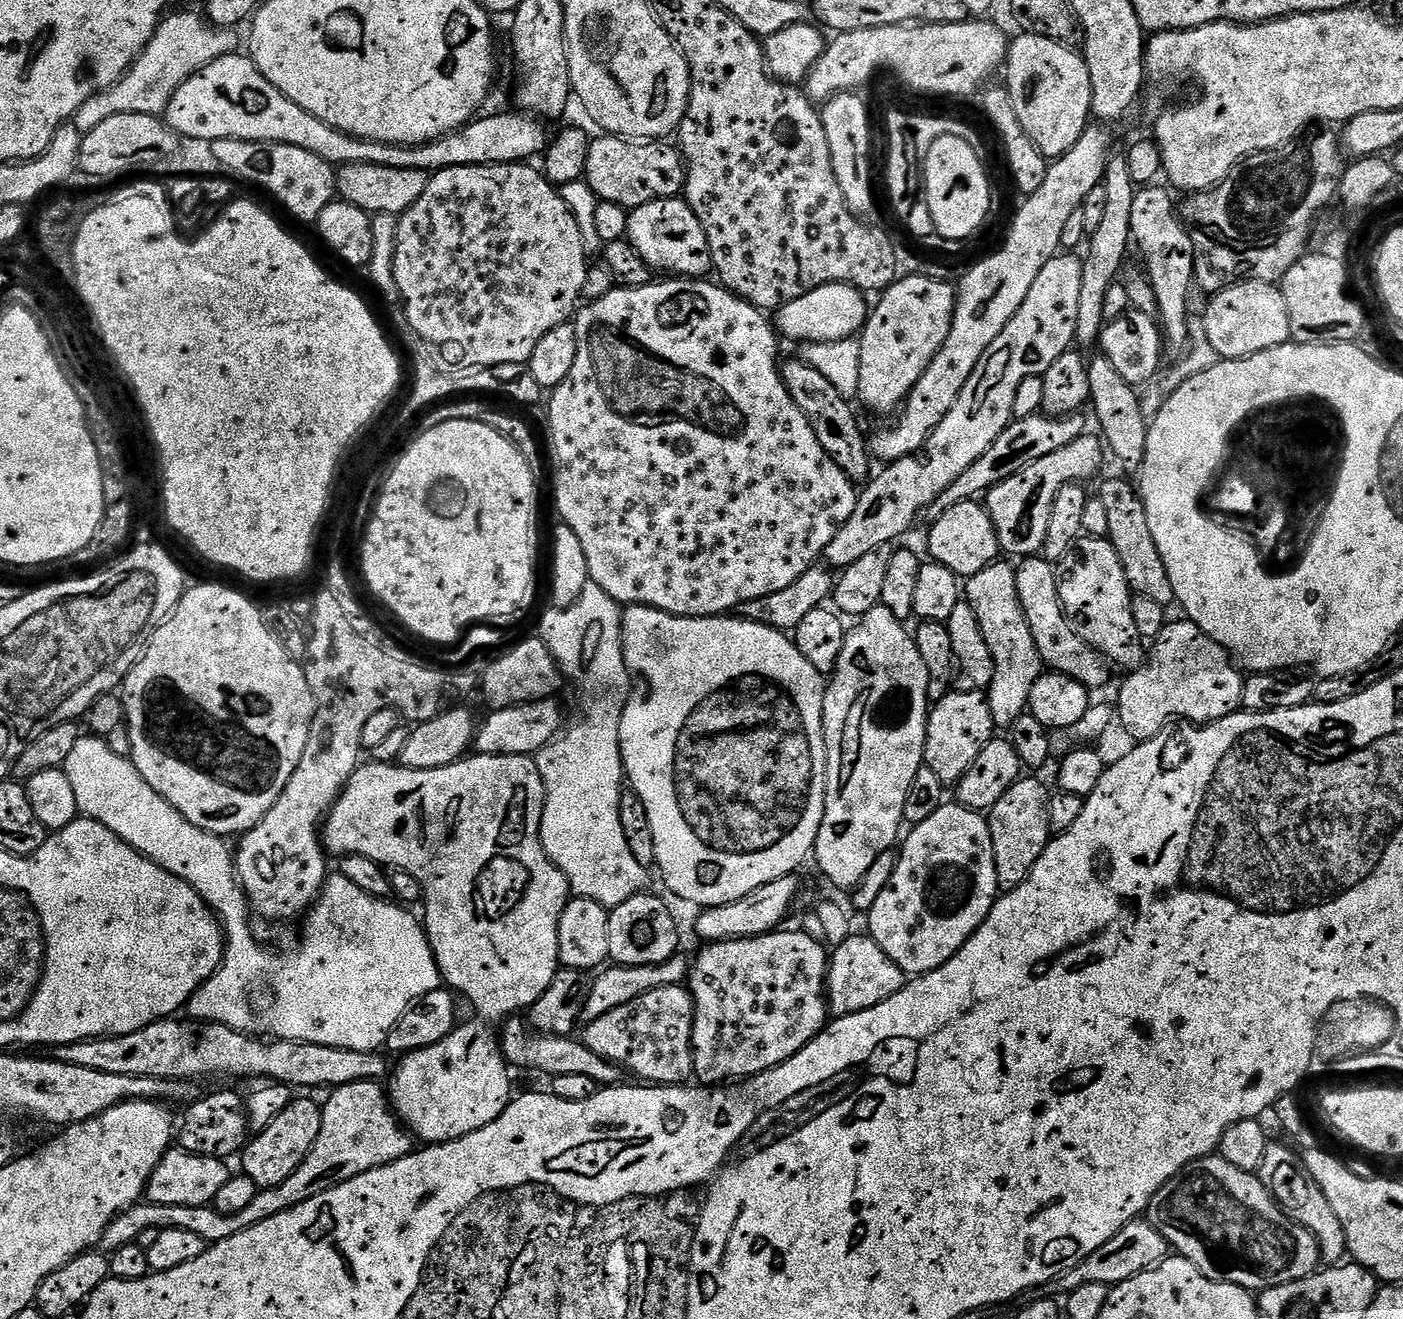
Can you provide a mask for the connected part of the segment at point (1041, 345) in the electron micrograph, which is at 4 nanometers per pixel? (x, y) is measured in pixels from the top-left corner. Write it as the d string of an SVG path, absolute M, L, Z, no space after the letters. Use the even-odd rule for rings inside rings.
M1057 254L1042 266L1042 270L1038 270L1038 278L1034 278L1026 302L1022 302L1018 314L1006 322L1006 330L990 342L982 362L978 362L974 374L970 374L966 386L962 386L958 402L954 402L950 414L946 414L946 418L942 418L940 425L928 435L928 442L922 449L922 456L928 460L909 458L885 463L881 467L884 469L881 472L879 469L863 485L856 498L854 514L846 518L834 542L830 542L824 551L823 559L829 560L827 563L833 569L848 568L858 562L862 554L887 548L893 543L891 540L906 535L915 526L916 519L921 519L924 509L936 501L938 494L942 494L950 482L974 466L974 462L994 446L994 438L998 438L998 434L1002 434L1014 419L1014 394L1018 394L1018 386L1022 386L1026 378L1043 376L1063 352L1073 347L1083 265L1079 255Z

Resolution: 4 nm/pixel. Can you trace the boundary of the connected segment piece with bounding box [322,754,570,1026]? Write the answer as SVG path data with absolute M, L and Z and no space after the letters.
M468 754L454 764L430 770L406 768L396 764L364 762L357 767L356 773L348 779L344 791L340 793L335 804L325 815L322 825L322 843L333 857L336 855L336 858L343 858L349 854L362 854L366 858L378 862L385 869L401 868L406 870L406 874L414 874L414 878L418 878L424 891L422 897L424 933L427 934L432 947L441 981L457 993L464 992L465 998L472 1003L473 1010L486 1023L500 1026L505 1020L523 1013L531 1008L534 1002L538 1002L538 998L542 998L542 994L546 994L546 986L550 986L550 982L554 982L556 973L561 969L558 958L558 922L562 918L562 910L568 905L570 889L562 870L557 864L552 863L540 841L543 813L544 783L542 782L542 774L538 770L535 759L530 756Z

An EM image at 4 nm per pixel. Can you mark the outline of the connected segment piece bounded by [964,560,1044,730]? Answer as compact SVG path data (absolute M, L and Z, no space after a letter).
M1004 560L996 561L969 577L964 586L965 601L978 618L986 646L990 647L994 660L994 675L986 689L991 720L997 729L1004 730L1011 729L1012 724L1027 713L1030 691L1044 670L1025 611L1018 602L1015 567L1006 563Z

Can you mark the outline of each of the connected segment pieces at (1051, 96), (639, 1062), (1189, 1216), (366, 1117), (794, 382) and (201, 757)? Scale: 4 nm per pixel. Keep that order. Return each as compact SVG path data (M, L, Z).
M1020 34L1008 45L1006 87L1008 97L1014 106L1014 114L1018 114L1018 122L1022 122L1022 130L1038 146L1042 155L1049 158L1064 156L1078 138L1088 128L1092 116L1092 87L1090 86L1090 70L1086 66L1083 55L1075 47L1059 44L1050 38Z
M662 986L626 1002L610 1014L602 1014L583 1030L583 1043L625 1073L633 1072L637 1081L652 1086L684 1086L693 1079L692 1027L694 1002L684 986Z
M1219 1154L1190 1162L1180 1171L1177 1179L1167 1180L1158 1194L1154 1194L1146 1219L1159 1230L1162 1238L1166 1238L1173 1253L1194 1262L1194 1266L1198 1266L1198 1270L1202 1270L1202 1274L1214 1282L1263 1290L1306 1278L1322 1264L1320 1247L1314 1234L1284 1215L1276 1203L1276 1197L1268 1191L1267 1184L1259 1175L1238 1170L1234 1162L1226 1162L1226 1158Z
M359 1080L341 1088L331 1089L328 1101L322 1104L322 1130L318 1130L318 1142L306 1154L302 1166L282 1182L277 1188L261 1188L250 1201L246 1210L238 1210L238 1214L222 1214L217 1208L207 1204L202 1206L162 1206L141 1202L132 1208L119 1212L109 1226L101 1234L99 1247L105 1253L116 1252L122 1246L136 1243L138 1234L151 1228L169 1228L170 1230L191 1230L209 1244L217 1244L226 1238L234 1238L242 1230L250 1226L258 1226L258 1222L266 1222L266 1218L274 1218L282 1214L282 1210L290 1210L318 1194L331 1188L337 1188L342 1182L350 1182L350 1178L358 1178L358 1174L366 1174L375 1168L407 1156L414 1148L414 1137L400 1123L389 1097L380 1089L375 1080Z
M799 358L783 361L780 364L780 377L784 379L784 385L798 402L798 410L806 414L806 422L810 422L810 430L818 434L818 442L822 442L822 450L838 462L838 470L846 474L854 482L864 482L873 475L874 457L870 451L869 441L866 439L866 432L860 429L860 420L856 412L851 408L849 397L838 394L834 385L823 375L814 370L806 361Z
M200 584L197 588L189 587L175 608L155 625L143 648L144 653L141 654L140 661L129 667L122 685L123 719L126 721L132 743L132 764L138 770L138 774L142 774L142 778L146 778L146 782L150 782L150 786L154 786L154 790L158 790L158 794L162 794L162 798L170 802L170 806L174 806L185 818L194 822L194 826L221 838L249 832L272 809L278 794L282 794L286 782L290 782L290 774L294 774L302 758L302 750L306 750L306 738L310 738L310 726L316 713L316 699L308 689L301 661L290 658L282 642L278 642L278 638L270 634L263 611L259 607L256 609L242 593L235 592L224 584Z

